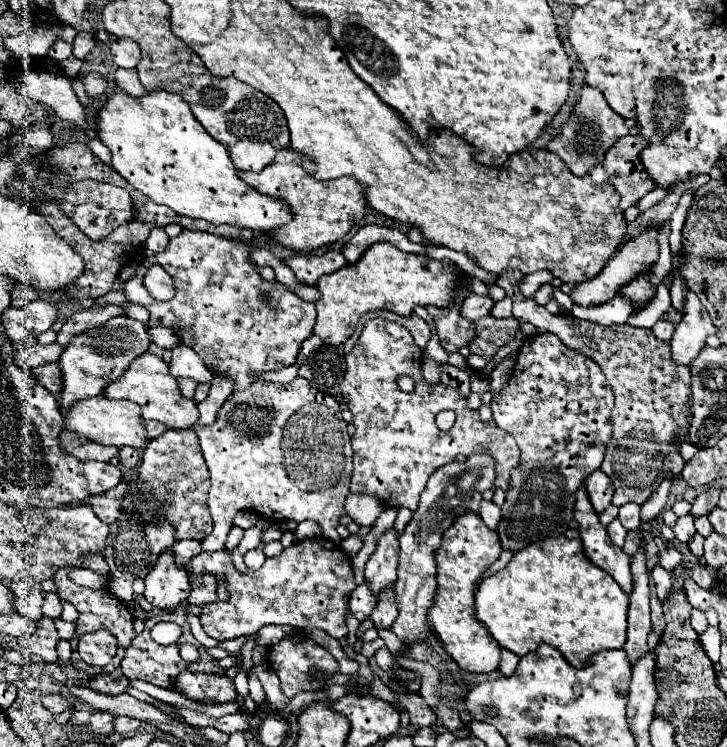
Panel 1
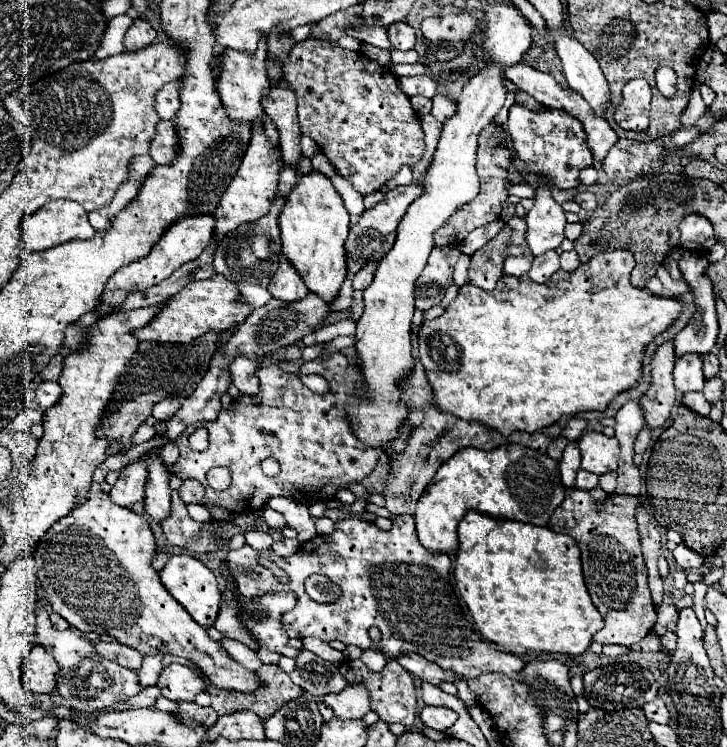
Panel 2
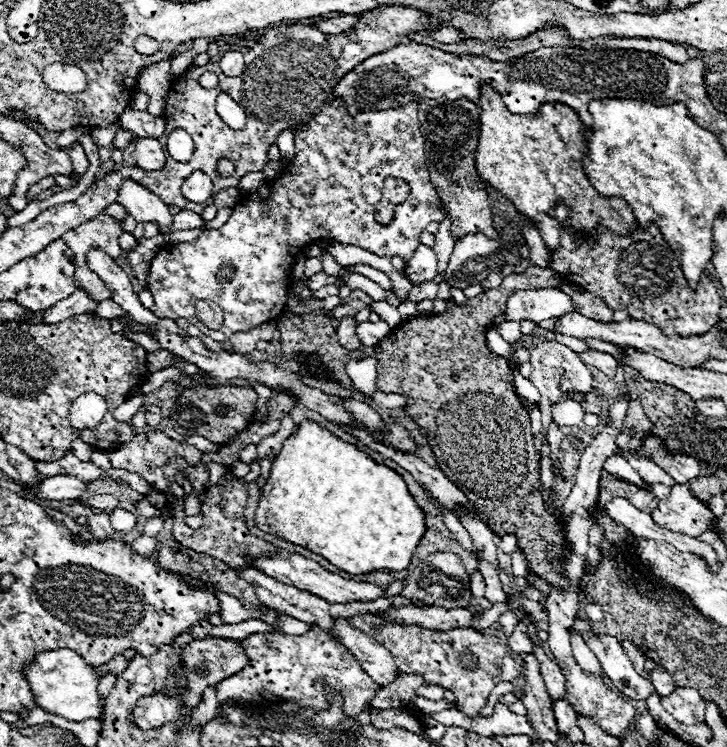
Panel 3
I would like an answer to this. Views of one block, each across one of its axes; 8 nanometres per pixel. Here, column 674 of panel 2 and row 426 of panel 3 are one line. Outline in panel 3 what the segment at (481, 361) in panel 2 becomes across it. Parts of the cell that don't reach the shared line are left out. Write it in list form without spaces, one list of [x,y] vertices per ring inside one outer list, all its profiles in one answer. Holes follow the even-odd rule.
[[[304,420],[298,426],[298,432],[282,444],[280,454],[272,462],[272,470],[262,488],[258,510],[254,516],[256,528],[302,546],[314,554],[320,554],[348,574],[406,570],[418,542],[426,532],[424,522],[424,514],[420,512],[416,500],[408,494],[408,488],[400,474],[376,464],[356,446],[332,436],[326,428],[310,420]]]

